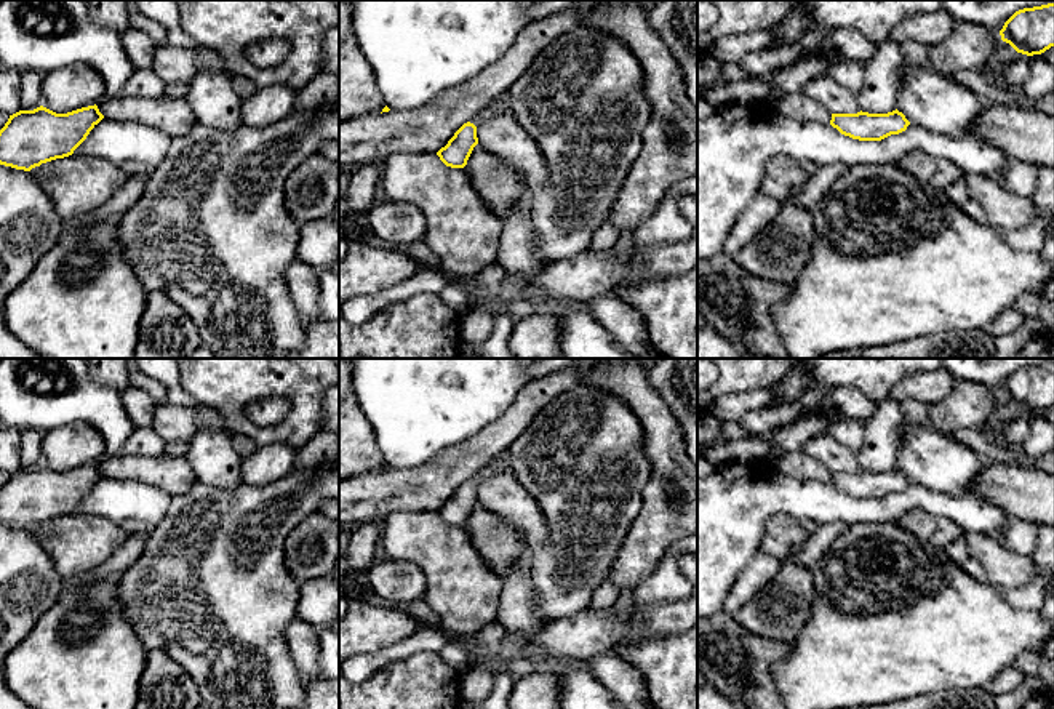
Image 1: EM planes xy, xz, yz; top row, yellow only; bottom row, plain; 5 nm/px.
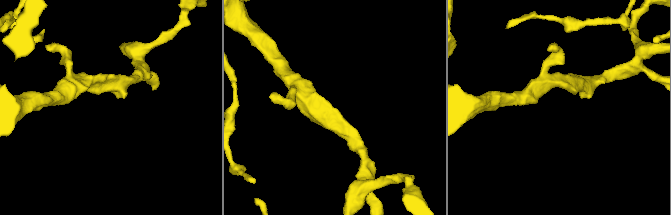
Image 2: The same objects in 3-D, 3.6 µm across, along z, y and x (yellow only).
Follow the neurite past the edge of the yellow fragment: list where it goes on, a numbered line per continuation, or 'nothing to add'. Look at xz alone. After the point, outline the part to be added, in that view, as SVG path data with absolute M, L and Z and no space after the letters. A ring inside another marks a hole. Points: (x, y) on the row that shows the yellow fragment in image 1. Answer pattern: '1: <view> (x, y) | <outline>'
1: xz (499, 106) | M509 90L504 91L502 94L499 94L488 107L485 107L475 120L472 120L470 123L477 123L478 120L485 120L494 115L502 115L509 112L509 106L510 106L510 94Z

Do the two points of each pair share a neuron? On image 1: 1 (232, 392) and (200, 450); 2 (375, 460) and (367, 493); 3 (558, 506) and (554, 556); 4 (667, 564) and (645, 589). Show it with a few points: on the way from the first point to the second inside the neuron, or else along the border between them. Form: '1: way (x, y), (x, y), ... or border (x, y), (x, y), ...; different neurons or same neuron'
1: border (224, 431), (231, 434); different neurons
2: border (379, 471), (370, 471), (355, 477); different neurons
3: way (558, 519), (558, 543); same neuron
4: way (666, 570), (651, 584); same neuron

